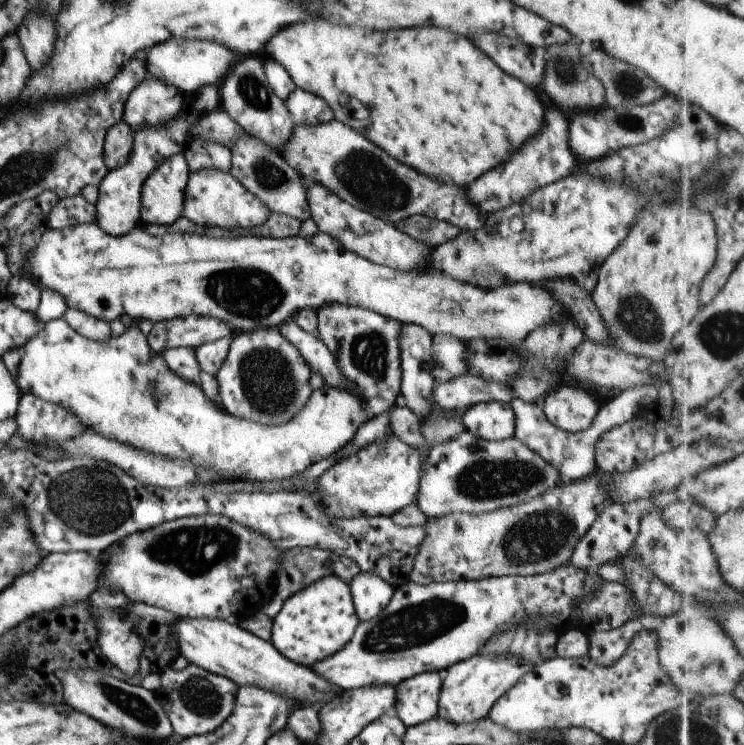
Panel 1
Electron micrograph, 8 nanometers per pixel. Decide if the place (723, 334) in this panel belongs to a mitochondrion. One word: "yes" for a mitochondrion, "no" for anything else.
yes

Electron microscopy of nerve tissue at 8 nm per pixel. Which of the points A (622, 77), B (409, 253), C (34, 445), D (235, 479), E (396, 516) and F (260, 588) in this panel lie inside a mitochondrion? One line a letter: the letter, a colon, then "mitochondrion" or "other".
A: mitochondrion
B: mitochondrion
C: other
D: other
E: other
F: mitochondrion

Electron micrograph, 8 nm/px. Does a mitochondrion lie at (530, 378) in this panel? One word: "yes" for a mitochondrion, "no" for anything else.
yes

